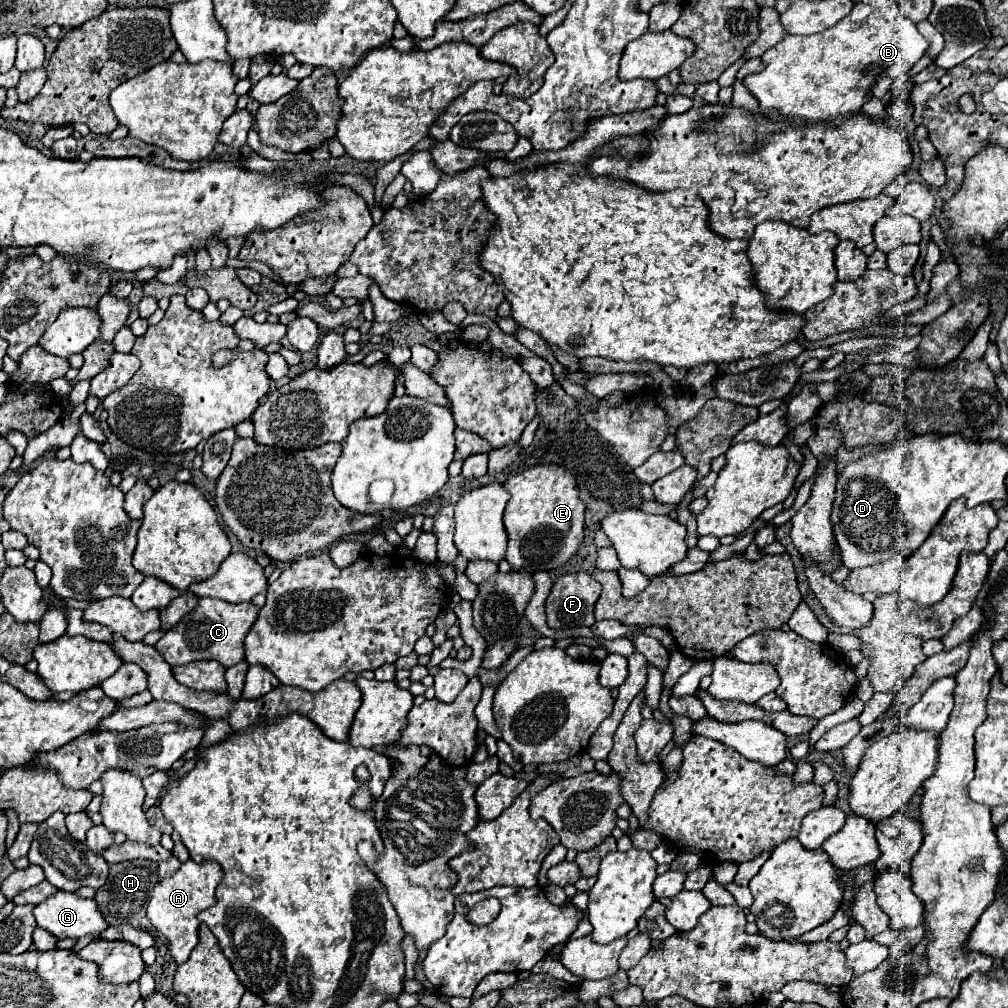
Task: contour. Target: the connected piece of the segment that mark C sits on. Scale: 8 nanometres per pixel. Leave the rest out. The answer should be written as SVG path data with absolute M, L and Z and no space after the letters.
M200 598L198 606L188 612L172 630L168 630L154 648L170 666L182 666L194 660L216 660L224 668L230 668L244 660L244 638L256 622L258 612L260 608L252 602L228 604L224 600Z

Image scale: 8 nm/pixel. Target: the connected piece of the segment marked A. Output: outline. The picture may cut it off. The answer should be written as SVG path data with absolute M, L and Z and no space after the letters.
M194 860L184 862L172 876L166 876L160 880L152 892L152 898L148 902L148 918L152 926L170 942L170 954L172 958L182 964L188 960L190 950L198 942L198 912L212 906L214 890L222 880L222 868L214 860L206 860L202 864L196 864Z

